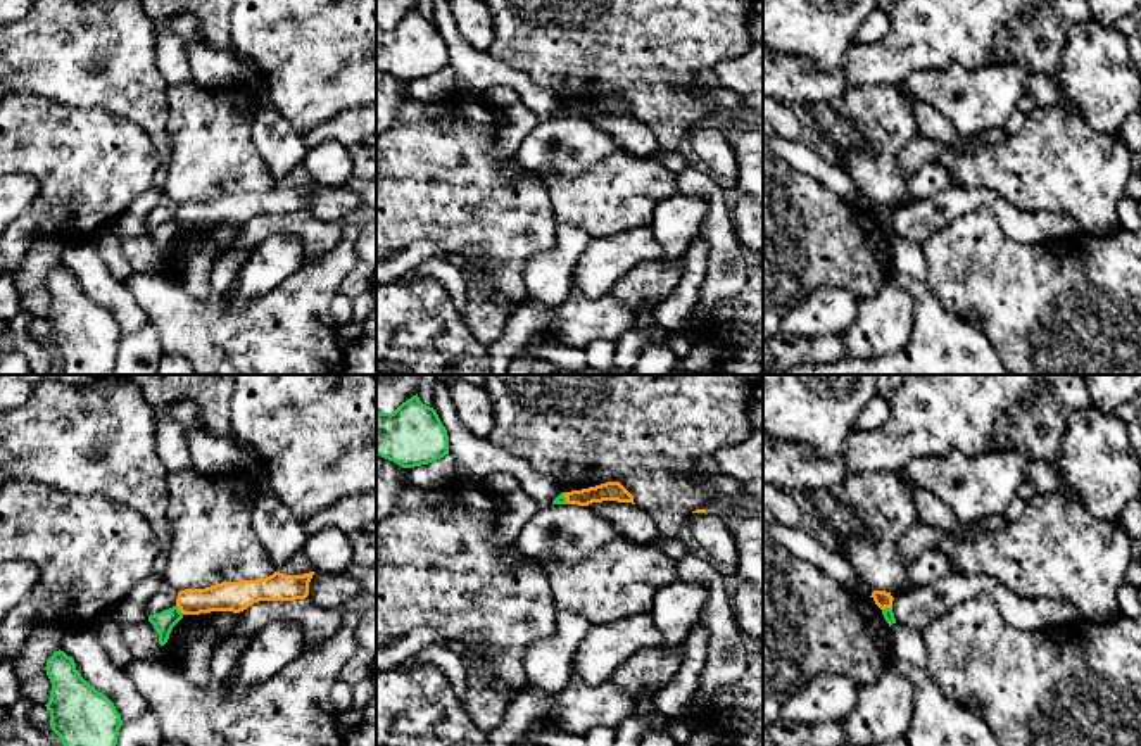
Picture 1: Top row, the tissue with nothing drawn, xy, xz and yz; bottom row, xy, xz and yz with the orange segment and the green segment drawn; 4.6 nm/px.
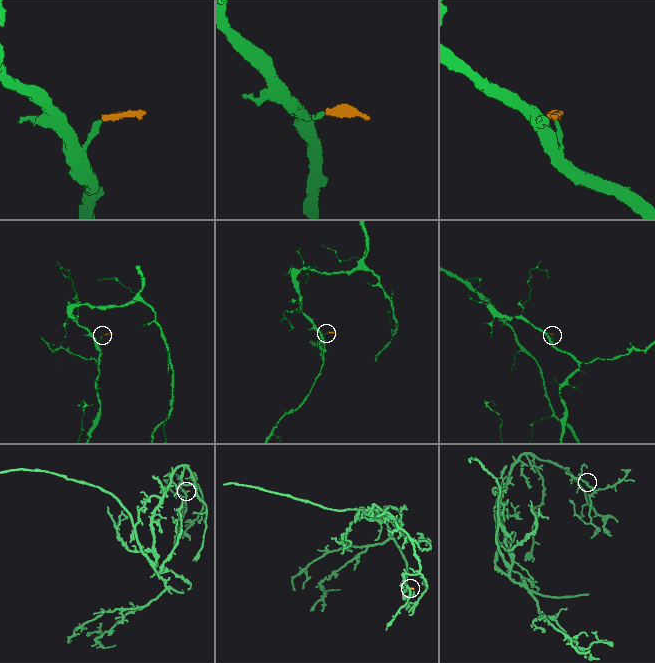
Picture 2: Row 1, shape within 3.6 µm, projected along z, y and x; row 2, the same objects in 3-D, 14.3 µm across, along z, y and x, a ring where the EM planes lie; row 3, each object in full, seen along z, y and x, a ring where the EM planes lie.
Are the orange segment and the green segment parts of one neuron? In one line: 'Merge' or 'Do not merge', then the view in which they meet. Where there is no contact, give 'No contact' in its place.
Do not merge. Touches orange in xy

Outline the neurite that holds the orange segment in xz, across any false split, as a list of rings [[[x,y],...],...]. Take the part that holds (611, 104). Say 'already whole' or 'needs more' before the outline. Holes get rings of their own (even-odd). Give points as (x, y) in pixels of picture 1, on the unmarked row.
already whole; [[[606,95],[596,100],[564,105],[566,117],[589,119],[592,116],[618,114],[634,116],[634,109],[620,95]]]

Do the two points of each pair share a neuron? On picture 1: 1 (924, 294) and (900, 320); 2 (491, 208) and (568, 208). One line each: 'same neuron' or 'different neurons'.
1: different neurons
2: different neurons

